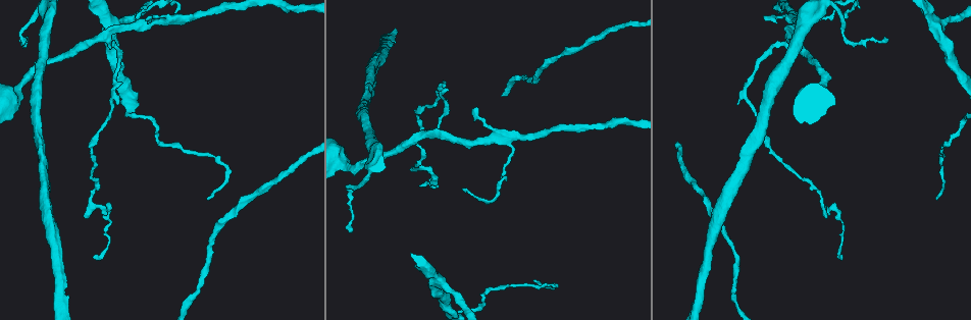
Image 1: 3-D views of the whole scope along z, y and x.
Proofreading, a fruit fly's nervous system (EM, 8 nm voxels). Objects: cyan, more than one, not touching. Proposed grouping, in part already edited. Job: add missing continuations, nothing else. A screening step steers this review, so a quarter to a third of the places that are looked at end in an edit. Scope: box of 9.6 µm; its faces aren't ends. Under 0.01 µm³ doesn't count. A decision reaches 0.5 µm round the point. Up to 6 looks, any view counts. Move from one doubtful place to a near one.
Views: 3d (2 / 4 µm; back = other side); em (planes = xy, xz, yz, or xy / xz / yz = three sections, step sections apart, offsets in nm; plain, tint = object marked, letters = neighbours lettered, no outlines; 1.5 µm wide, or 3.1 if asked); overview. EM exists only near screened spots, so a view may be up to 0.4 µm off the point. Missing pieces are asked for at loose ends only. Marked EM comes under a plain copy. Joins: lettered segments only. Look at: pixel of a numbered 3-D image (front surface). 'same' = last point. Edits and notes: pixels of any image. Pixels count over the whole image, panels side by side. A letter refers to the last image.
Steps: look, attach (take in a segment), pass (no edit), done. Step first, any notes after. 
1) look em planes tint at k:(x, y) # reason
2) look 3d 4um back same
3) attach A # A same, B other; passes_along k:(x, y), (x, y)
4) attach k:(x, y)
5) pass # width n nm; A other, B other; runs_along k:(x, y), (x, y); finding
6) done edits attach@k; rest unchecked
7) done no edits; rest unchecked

look em planes letters at 1:(94, 256) # branch stops here

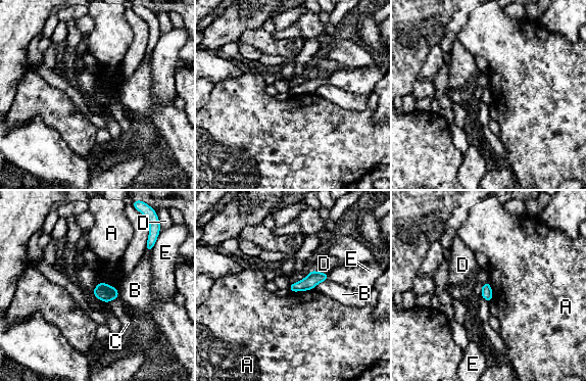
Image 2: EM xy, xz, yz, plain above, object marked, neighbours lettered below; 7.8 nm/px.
pass # A other, B other, C other, D other, E other; no lettered segment goes on from it

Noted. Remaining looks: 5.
look 3d 2um at 1:(886, 41) # an open end

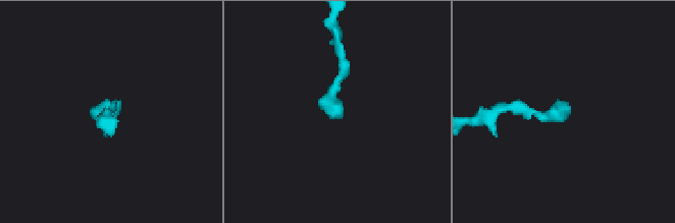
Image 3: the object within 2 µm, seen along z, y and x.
look em planes letters at 3:(567, 118)

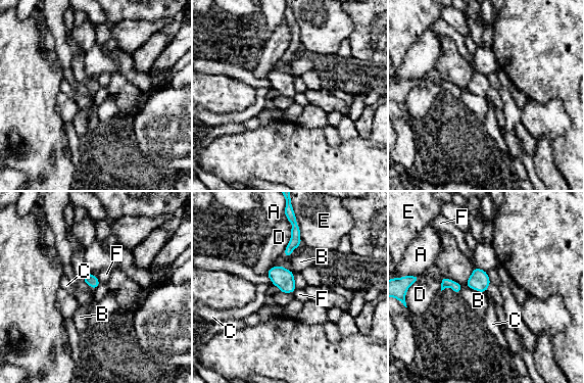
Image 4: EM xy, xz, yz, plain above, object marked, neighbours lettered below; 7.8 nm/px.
pass # A other, B other, C other, D other, E other, F other; no lettered segment goes on from it

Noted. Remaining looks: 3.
look em planes letters at 1:(475, 109) # branch stops here

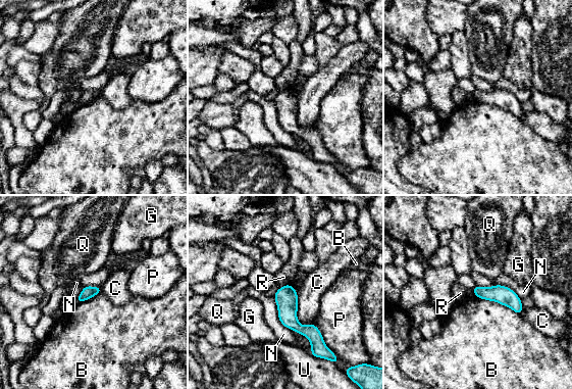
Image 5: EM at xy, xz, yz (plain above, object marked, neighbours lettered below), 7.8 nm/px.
pass # longest_contact B 380 nm; B other, C other, G other, N other, P other, Q other, R other, U other; runs_along 5:(282, 289), (288, 317), (317, 345); none of them fits

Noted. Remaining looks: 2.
done no edits; rest unchecked

